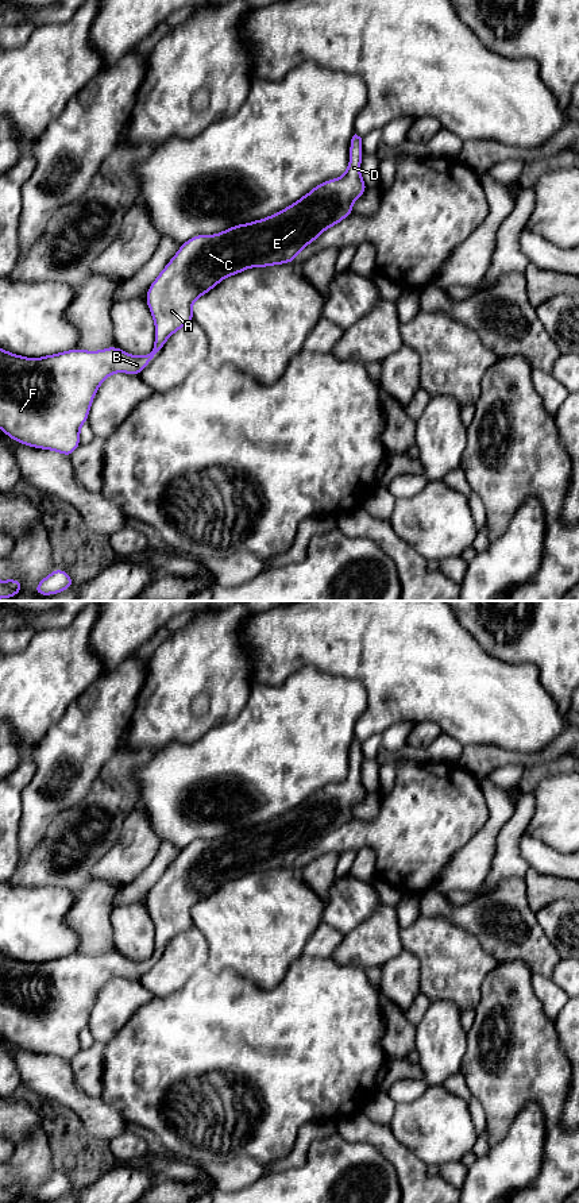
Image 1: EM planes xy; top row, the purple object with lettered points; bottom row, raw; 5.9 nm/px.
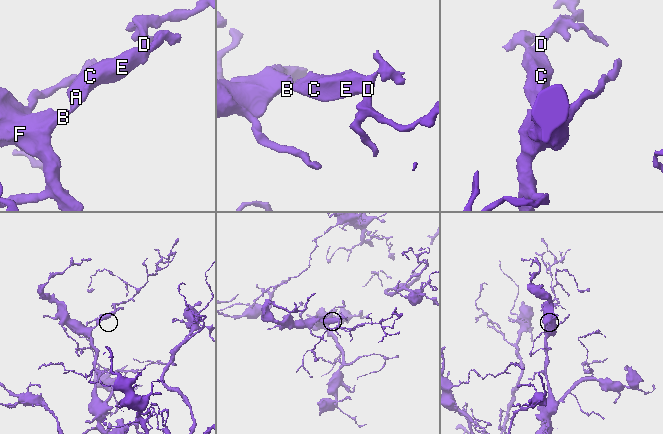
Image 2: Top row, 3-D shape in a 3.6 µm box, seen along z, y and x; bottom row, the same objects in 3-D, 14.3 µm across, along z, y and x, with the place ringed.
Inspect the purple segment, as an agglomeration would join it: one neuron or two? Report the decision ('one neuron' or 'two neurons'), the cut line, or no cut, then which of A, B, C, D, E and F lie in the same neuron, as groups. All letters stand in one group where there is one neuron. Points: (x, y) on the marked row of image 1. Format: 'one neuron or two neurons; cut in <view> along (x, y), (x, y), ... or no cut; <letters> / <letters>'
one neuron; no cut; A B C D E F

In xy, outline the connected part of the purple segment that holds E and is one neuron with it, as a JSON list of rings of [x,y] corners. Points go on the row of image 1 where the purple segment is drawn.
[[[355,134],[343,177],[321,182],[269,217],[238,224],[216,235],[194,235],[181,244],[146,293],[146,302],[155,323],[151,352],[135,356],[112,346],[99,351],[72,348],[42,358],[26,358],[0,348],[0,429],[18,443],[70,458],[81,444],[80,429],[88,421],[92,401],[104,379],[115,373],[139,375],[174,332],[194,321],[192,305],[200,296],[246,269],[292,263],[325,230],[354,213],[352,203],[367,189],[360,176],[362,157],[362,138]]]

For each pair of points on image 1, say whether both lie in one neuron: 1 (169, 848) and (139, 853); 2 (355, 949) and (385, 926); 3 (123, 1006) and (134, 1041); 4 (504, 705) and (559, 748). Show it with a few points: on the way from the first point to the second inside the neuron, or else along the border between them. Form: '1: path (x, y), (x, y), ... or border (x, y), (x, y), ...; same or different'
1: border (163, 841), (154, 859), (138, 875); different
2: path (362, 947), (378, 933); same
3: border (150, 999), (105, 1043); different
4: border (564, 728), (544, 748), (521, 754); different

